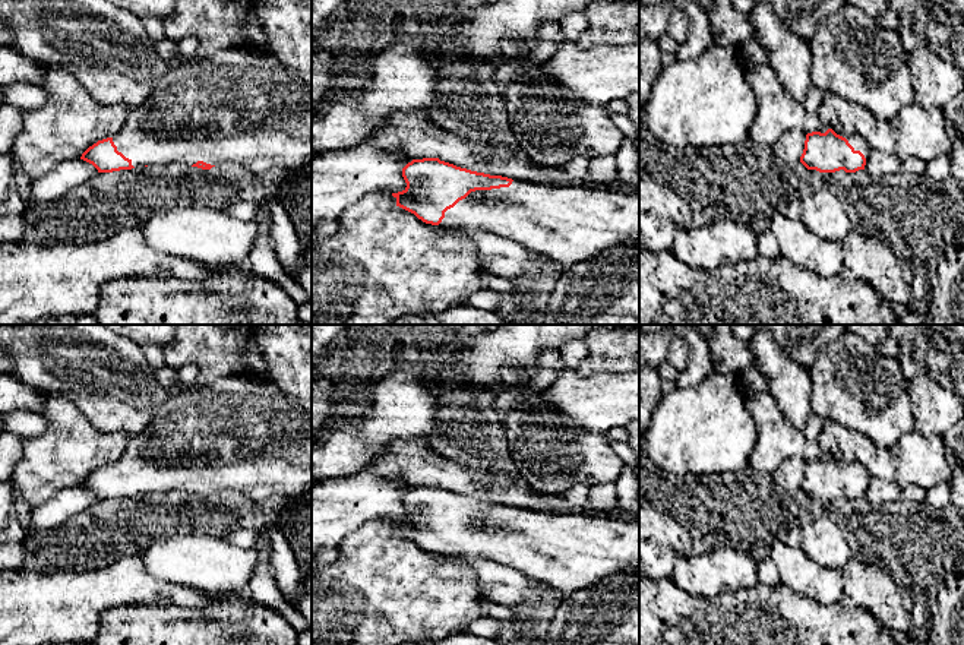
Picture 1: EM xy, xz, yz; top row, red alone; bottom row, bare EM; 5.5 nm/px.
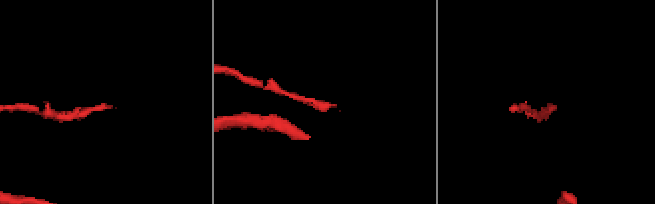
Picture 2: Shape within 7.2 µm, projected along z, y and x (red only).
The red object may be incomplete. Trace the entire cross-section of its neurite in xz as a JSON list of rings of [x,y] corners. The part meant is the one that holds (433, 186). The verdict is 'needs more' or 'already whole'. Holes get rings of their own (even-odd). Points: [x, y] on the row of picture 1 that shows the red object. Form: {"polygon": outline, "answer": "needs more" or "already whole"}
{"polygon": [[[439,158],[413,159],[402,168],[402,177],[407,187],[392,193],[396,206],[414,214],[423,222],[452,230],[486,231],[541,253],[565,268],[572,268],[610,247],[639,246],[639,193],[625,195],[603,190],[600,195],[595,189],[582,186],[527,183],[471,171]]], "answer": "needs more"}

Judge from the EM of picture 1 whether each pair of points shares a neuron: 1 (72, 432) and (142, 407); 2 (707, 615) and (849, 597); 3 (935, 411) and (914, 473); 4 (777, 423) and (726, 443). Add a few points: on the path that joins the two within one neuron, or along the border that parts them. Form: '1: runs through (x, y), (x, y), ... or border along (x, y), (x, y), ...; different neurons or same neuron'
1: border along (69, 400), (100, 430), (126, 433); different neurons
2: border along (838, 603), (865, 607), (872, 615); different neurons
3: border along (914, 429), (926, 436), (941, 438); different neurons
4: border along (748, 397), (755, 424), (749, 464); different neurons

